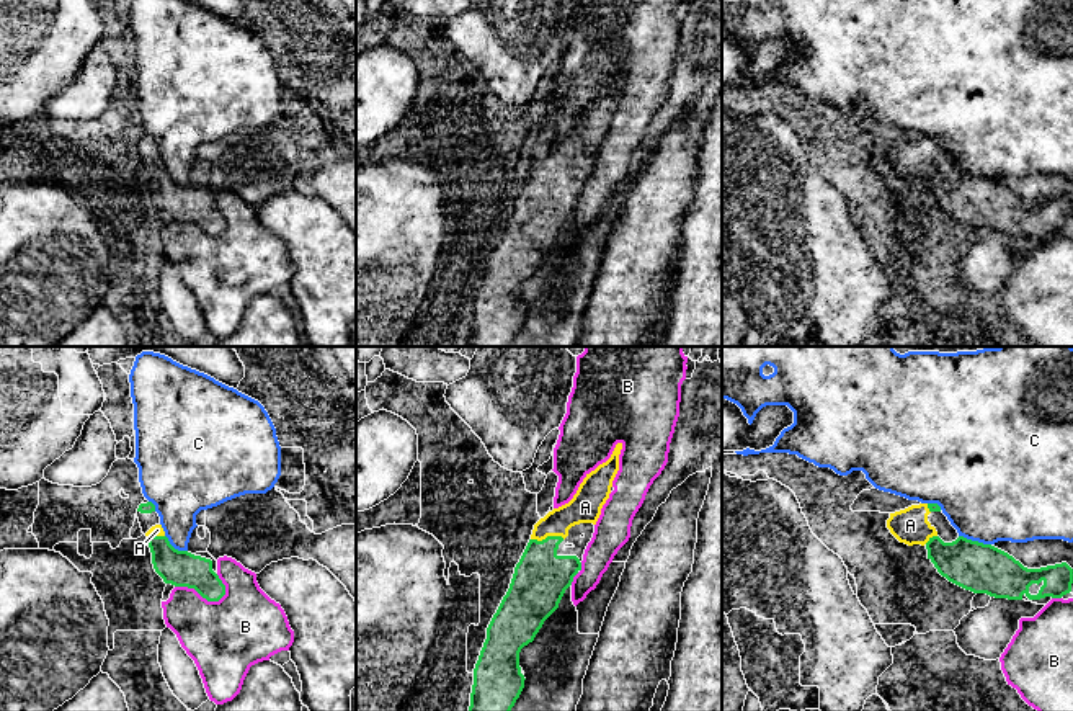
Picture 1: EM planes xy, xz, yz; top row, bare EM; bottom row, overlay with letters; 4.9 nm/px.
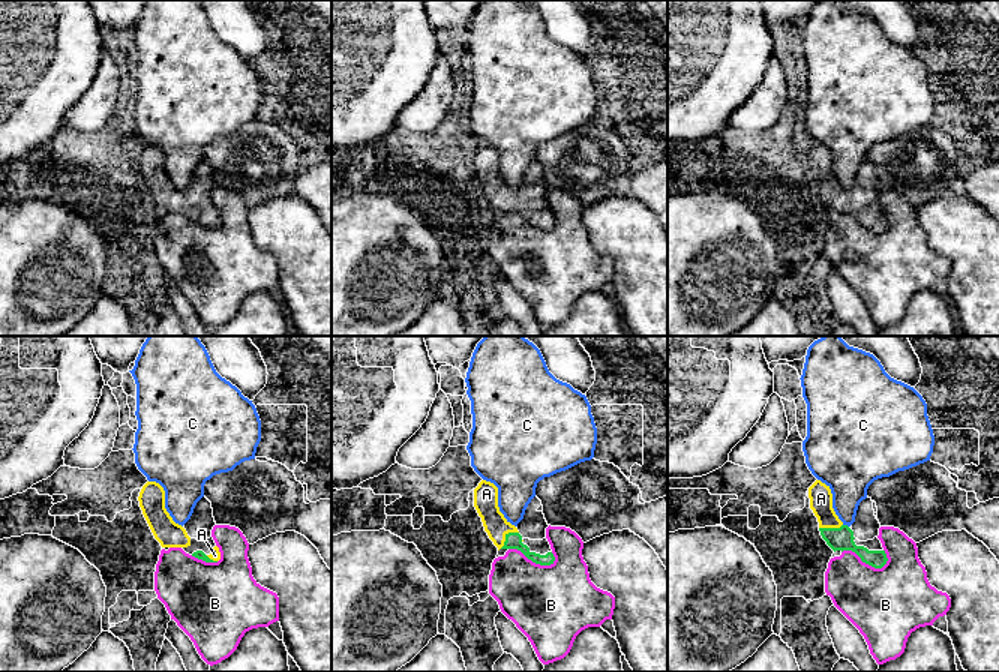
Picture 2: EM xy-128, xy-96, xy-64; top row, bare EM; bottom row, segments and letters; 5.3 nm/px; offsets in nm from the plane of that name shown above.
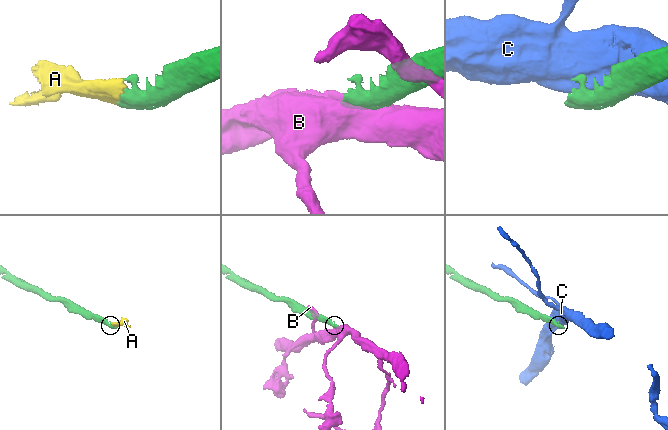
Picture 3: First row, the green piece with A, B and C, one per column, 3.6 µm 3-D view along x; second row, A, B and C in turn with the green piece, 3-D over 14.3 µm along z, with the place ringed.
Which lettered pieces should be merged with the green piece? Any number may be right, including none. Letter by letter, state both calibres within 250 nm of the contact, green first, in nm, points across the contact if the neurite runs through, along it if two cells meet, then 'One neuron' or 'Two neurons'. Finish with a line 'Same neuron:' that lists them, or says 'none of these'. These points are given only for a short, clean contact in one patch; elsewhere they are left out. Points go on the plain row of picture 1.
A: Thickness 280 nm (green) against 160 nm. One neuron
B: Thickness 180 nm (green) against 380 nm. Two neurons
C: Thickness 240 nm (green) against 480 nm. Two neurons
Same neuron: A

